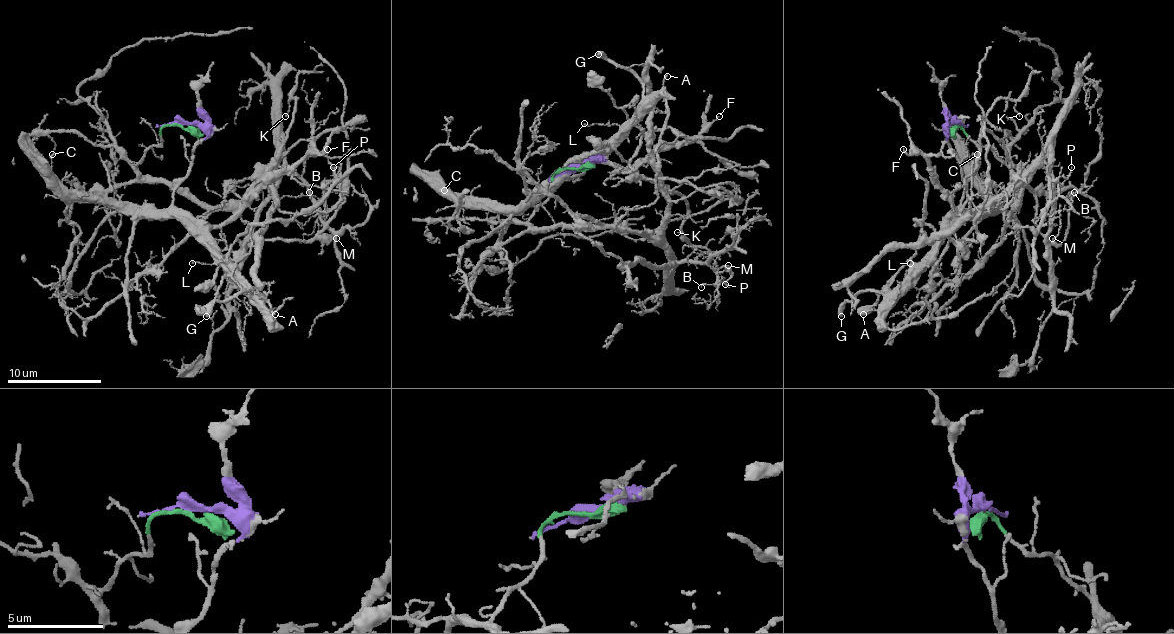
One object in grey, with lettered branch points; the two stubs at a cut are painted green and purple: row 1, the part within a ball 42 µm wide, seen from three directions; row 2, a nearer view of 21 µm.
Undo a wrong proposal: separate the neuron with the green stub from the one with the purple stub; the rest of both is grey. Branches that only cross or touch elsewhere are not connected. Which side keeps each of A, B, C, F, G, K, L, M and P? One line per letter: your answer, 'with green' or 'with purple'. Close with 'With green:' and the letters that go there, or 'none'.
A: with purple
B: with green
C: with purple
F: with purple
G: with purple
K: with purple
L: with purple
M: with green
P: with green
With green: B, M, P

